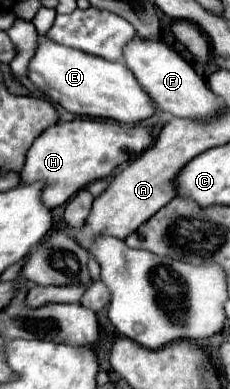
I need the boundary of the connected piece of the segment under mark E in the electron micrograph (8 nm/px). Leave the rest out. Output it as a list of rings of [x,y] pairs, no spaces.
[[[47,38],[39,40],[37,52],[29,64],[29,80],[37,84],[53,102],[77,116],[111,118],[123,124],[137,124],[157,112],[155,102],[137,84],[133,72],[123,62],[111,62],[75,48],[65,48]]]

